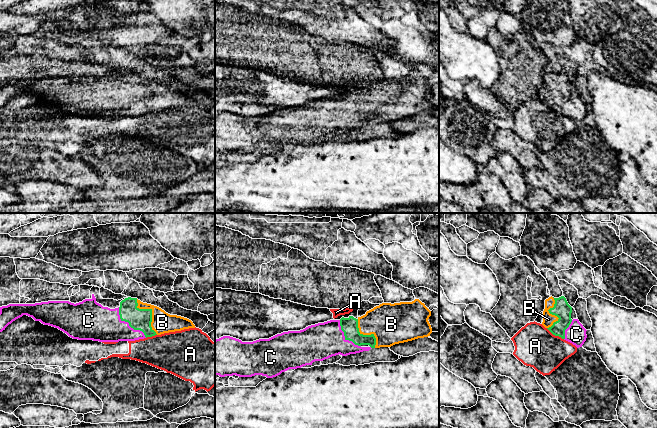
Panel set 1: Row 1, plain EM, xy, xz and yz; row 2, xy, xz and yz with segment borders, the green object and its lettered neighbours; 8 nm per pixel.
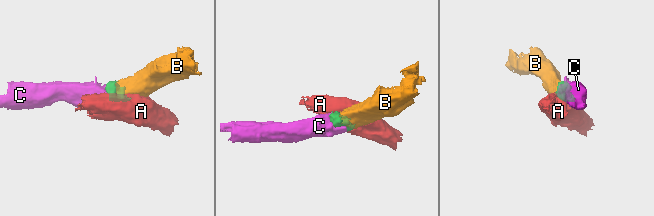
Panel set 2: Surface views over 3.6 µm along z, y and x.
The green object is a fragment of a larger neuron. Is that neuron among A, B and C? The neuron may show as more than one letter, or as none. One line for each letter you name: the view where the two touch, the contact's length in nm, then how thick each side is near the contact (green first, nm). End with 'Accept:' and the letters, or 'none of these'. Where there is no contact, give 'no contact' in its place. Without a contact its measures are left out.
B: contact in xy; length 340 nm; calibres 180 and 170 nm
C: contact in xy; length 340 nm; calibres 180 and 280 nm
Accept: B, C

